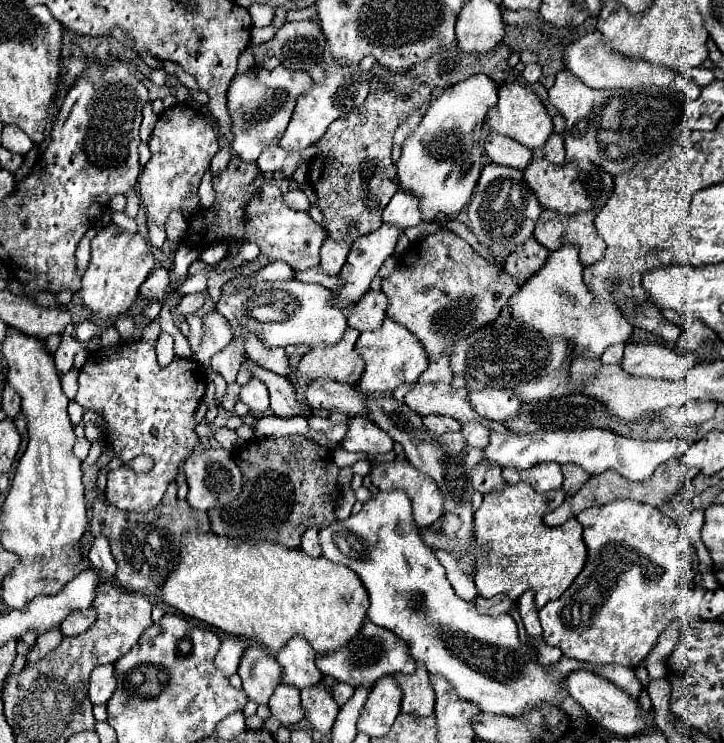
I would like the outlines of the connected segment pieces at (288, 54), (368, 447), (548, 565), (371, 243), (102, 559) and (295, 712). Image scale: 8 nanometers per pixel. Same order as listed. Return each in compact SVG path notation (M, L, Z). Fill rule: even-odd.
M312 20L286 22L276 36L264 44L270 54L274 54L286 68L304 70L310 64L322 60L326 38L320 26Z
M352 418L348 422L348 432L340 446L348 452L368 452L368 454L386 454L392 450L392 438L382 432L378 426L364 418Z
M518 482L514 486L506 484L502 492L484 494L482 506L474 512L476 540L488 548L478 556L478 572L474 576L480 596L492 598L496 594L506 594L518 600L526 590L532 590L538 608L562 596L586 562L582 526L576 518L558 528L542 524L544 514L558 508L562 502L562 490L540 494L528 482Z
M380 224L382 228L372 232L372 234L366 234L366 236L360 236L358 240L354 240L350 252L348 252L348 258L346 258L346 264L340 272L340 284L338 288L334 290L336 296L338 296L338 304L352 304L356 300L360 300L368 288L370 288L370 282L372 278L378 274L380 266L384 264L384 260L394 252L394 246L398 242L398 236L402 234L402 228L396 228L392 224Z
M96 536L94 544L88 552L88 562L92 566L92 570L102 578L102 580L110 580L116 574L116 562L110 554L110 546L108 540L104 536Z
M280 684L270 696L268 708L282 726L292 726L304 720L304 710L300 706L300 690L296 690L294 686Z

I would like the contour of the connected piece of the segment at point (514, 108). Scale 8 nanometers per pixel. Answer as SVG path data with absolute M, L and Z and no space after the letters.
M518 82L500 86L498 104L488 110L486 120L488 120L492 132L508 136L508 138L524 144L530 150L542 148L544 142L548 140L548 136L552 134L552 118L548 116L546 108L540 102L540 98L526 84L518 84Z

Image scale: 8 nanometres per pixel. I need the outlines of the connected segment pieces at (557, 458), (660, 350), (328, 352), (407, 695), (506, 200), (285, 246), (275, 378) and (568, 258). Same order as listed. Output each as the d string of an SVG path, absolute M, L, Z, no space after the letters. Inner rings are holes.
M580 428L580 430L554 430L554 432L540 432L536 436L532 434L490 434L490 444L482 450L484 458L490 464L496 464L500 468L512 466L512 468L530 468L540 462L556 462L556 464L578 464L582 466L590 476L602 474L606 470L616 470L626 480L646 480L652 476L652 472L664 464L668 458L682 456L684 440L672 438L672 440L634 440L620 436L612 430L600 430L600 428Z
M626 344L622 368L640 378L682 380L696 362L688 354L678 354L660 344Z
M348 328L344 338L334 346L318 346L302 356L294 372L294 386L300 390L314 380L336 380L340 384L356 384L364 372L364 360L356 356L354 344L360 332Z
M418 662L414 674L396 674L394 680L402 688L402 712L418 718L434 714L434 690L428 680L428 670Z
M486 164L480 180L476 184L476 192L472 196L472 206L466 208L470 230L478 238L478 242L484 248L490 248L494 244L506 246L506 250L516 250L518 246L524 244L534 232L534 224L542 212L542 206L534 192L528 188L524 176L520 170L512 166L498 166L498 164ZM510 222L514 224L514 236L510 240L502 242L502 226Z
M234 156L226 170L222 170L218 176L214 176L214 190L218 200L212 208L200 210L192 216L186 240L190 244L208 246L216 240L226 242L256 242L260 246L260 252L268 256L270 262L284 260L288 262L296 272L308 270L318 264L318 252L322 248L322 242L326 240L326 230L316 224L306 212L290 210L282 198L260 198L258 190L250 188L252 180L260 174L258 166L254 162L244 162L238 156Z
M244 356L242 366L246 366L254 378L262 380L270 392L270 408L276 416L288 418L288 416L310 416L310 412L296 400L292 380L274 372L268 372L266 368L256 366L256 362L248 360Z
M562 246L554 250L546 264L508 300L514 320L542 332L546 338L564 338L570 348L578 348L584 358L600 358L610 345L628 342L633 326L622 318L612 304L598 302L582 282L584 266L578 260L576 246Z

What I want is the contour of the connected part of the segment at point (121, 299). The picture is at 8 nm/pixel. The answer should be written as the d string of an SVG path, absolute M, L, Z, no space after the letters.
M110 222L92 238L92 258L82 276L82 288L78 292L80 300L86 308L102 318L126 314L126 310L130 310L130 306L136 302L138 288L148 278L152 268L154 256L150 252L150 244L140 234L128 234Z

